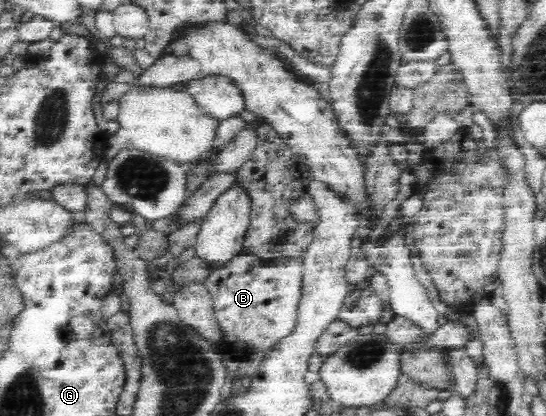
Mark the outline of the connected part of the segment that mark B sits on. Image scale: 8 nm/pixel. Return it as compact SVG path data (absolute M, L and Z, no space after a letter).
M240 254L228 260L222 267L212 270L204 280L204 287L214 299L215 318L222 330L226 347L232 343L244 343L247 354L262 351L268 353L283 337L290 335L296 325L297 308L301 299L303 258L278 257L276 260L260 260L255 255Z

